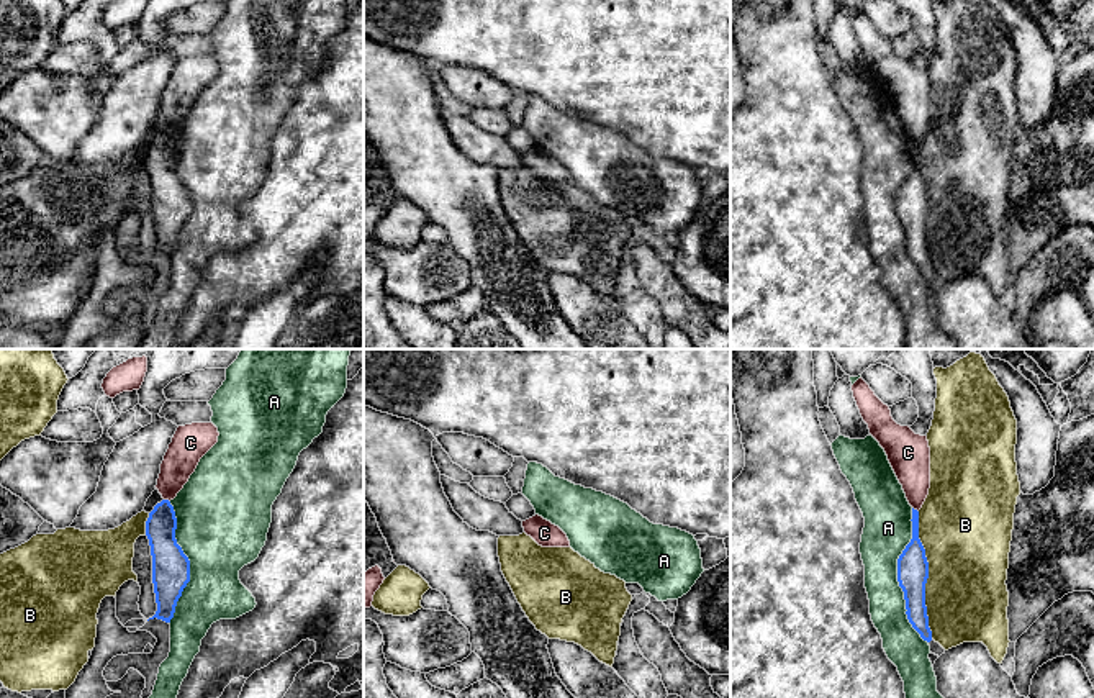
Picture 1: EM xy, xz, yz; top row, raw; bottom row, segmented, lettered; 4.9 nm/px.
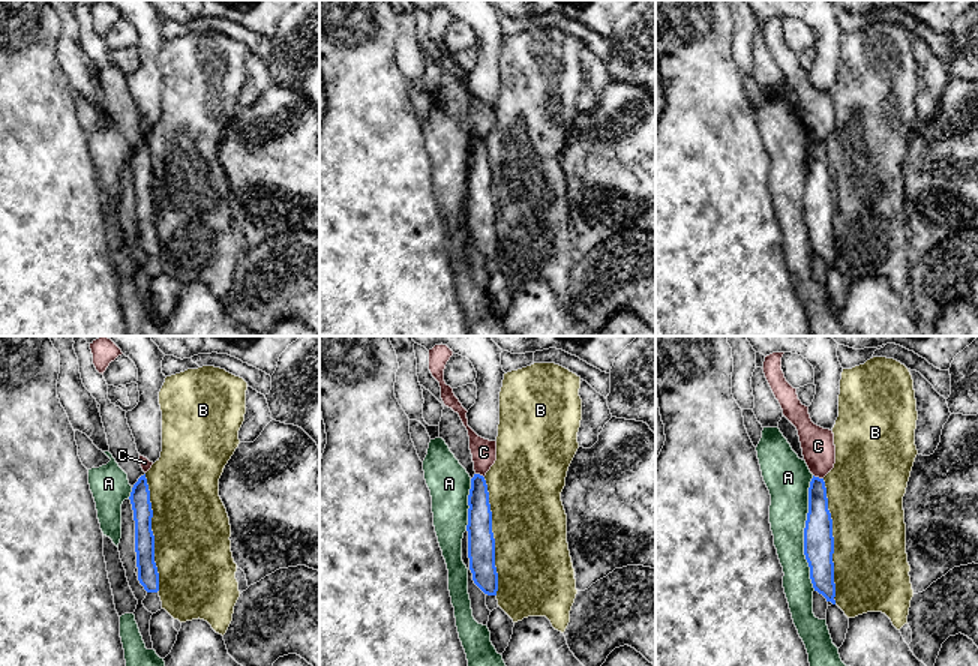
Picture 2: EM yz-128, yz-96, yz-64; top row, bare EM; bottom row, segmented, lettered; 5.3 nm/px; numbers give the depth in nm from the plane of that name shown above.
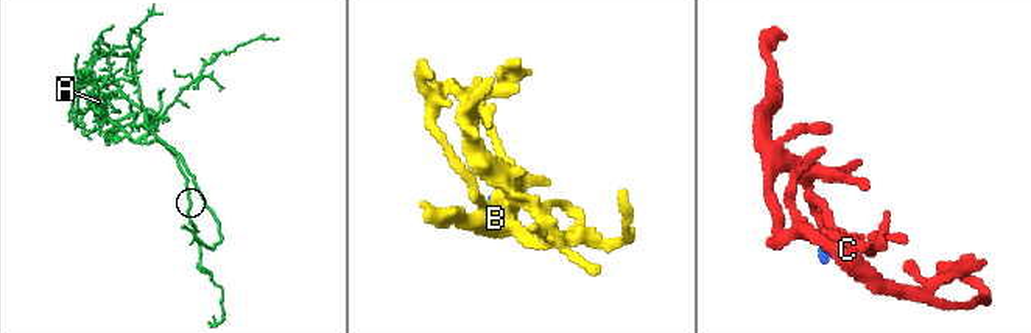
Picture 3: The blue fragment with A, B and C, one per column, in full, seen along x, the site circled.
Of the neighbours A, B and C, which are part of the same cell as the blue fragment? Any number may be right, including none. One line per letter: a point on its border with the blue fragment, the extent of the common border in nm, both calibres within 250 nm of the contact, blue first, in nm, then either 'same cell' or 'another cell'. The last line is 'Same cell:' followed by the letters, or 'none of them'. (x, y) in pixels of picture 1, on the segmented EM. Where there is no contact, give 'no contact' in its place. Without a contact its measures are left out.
A: meets blue in yz at (898, 575); contact 650 nm long; 160 nm thick on the blue side, 240 nm on the other; another cell
B: meets blue in yz at (927, 575); contact 650 nm long; 160 nm thick on the blue side, 420 nm on the other; another cell
C: meets blue in xy at (167, 500); contact 40 nm long; 150 nm thick on the blue side, 170 nm on the other; another cell
Same cell: none of them

